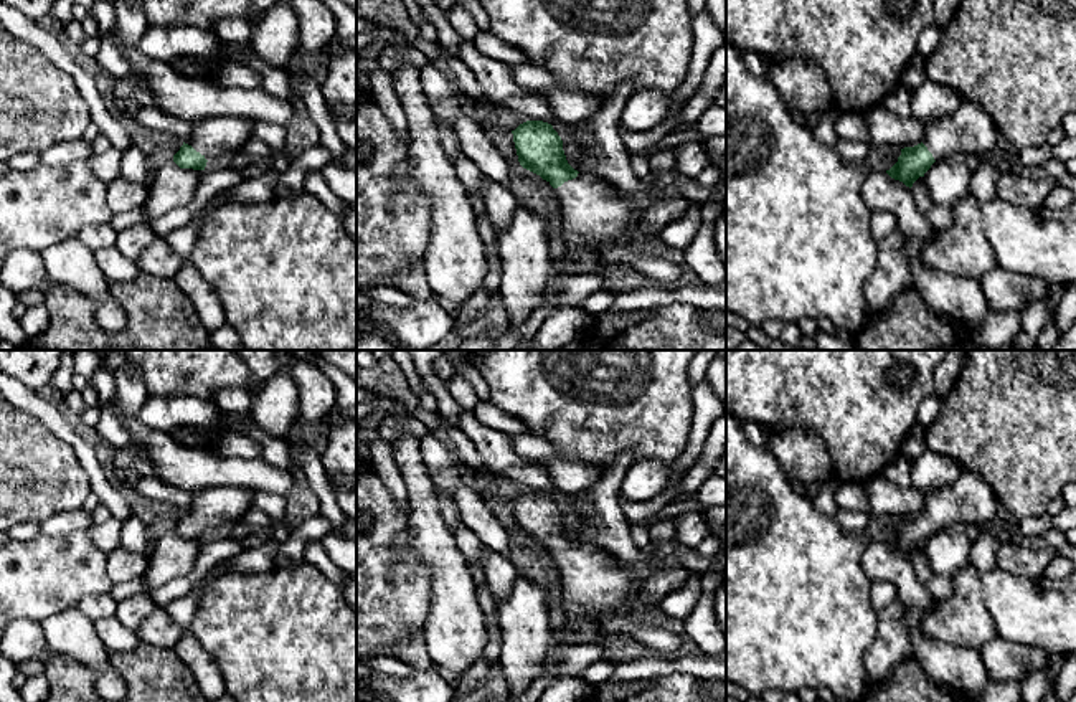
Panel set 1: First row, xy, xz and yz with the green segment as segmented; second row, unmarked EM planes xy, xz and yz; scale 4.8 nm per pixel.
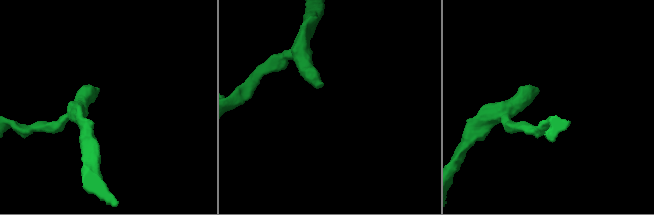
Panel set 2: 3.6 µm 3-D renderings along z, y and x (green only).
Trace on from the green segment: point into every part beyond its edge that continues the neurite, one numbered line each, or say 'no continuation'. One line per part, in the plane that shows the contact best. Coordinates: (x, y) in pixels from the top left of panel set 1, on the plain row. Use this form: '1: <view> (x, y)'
1: xz (594, 583)

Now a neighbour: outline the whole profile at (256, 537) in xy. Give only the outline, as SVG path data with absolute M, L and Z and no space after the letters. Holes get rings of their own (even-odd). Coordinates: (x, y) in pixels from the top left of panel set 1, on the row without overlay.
M251 529L249 534L239 540L246 550L262 545L269 538L267 529Z

